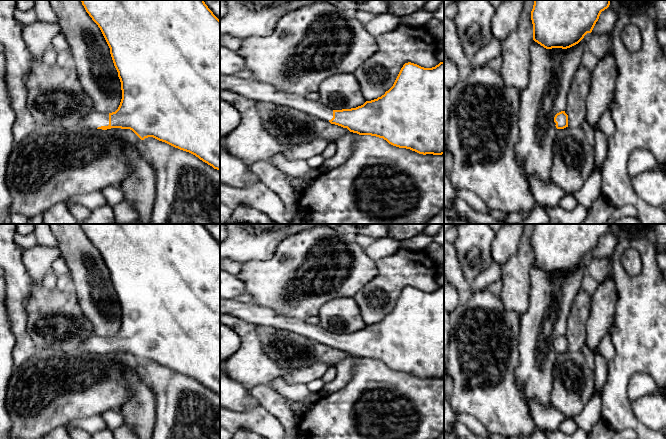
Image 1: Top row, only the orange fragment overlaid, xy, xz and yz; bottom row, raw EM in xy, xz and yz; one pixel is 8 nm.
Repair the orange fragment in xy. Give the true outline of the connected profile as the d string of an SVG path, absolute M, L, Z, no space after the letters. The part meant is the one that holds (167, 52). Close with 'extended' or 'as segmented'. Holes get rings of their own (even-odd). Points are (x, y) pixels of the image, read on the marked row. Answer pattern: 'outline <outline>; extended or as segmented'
outline M81 0L86 12L92 18L92 20L100 28L109 48L110 54L114 63L114 66L118 72L118 77L121 82L122 99L118 109L112 113L100 113L92 111L83 118L80 125L91 128L91 129L102 129L107 130L111 128L121 128L132 130L141 140L148 137L153 137L159 141L165 142L175 148L189 152L198 157L203 162L212 166L214 169L220 171L220 20L213 14L213 12L205 4L204 0Z; extended

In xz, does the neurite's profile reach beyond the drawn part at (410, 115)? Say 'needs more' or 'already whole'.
needs more

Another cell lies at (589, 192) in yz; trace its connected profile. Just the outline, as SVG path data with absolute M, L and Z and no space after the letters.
M595 167L583 186L574 194L574 197L579 205L590 209L601 193L601 169Z

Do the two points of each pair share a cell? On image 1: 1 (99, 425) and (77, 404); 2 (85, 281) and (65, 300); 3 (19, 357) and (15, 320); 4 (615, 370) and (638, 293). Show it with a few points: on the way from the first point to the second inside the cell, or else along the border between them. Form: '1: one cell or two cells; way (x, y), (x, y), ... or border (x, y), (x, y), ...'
1: two cells; border (99, 415), (76, 418), (68, 423)
2: two cells; border (75, 291), (80, 308), (84, 314)
3: one cell; way (20, 348), (19, 329)
4: one cell; way (634, 351), (638, 347), (638, 312)

